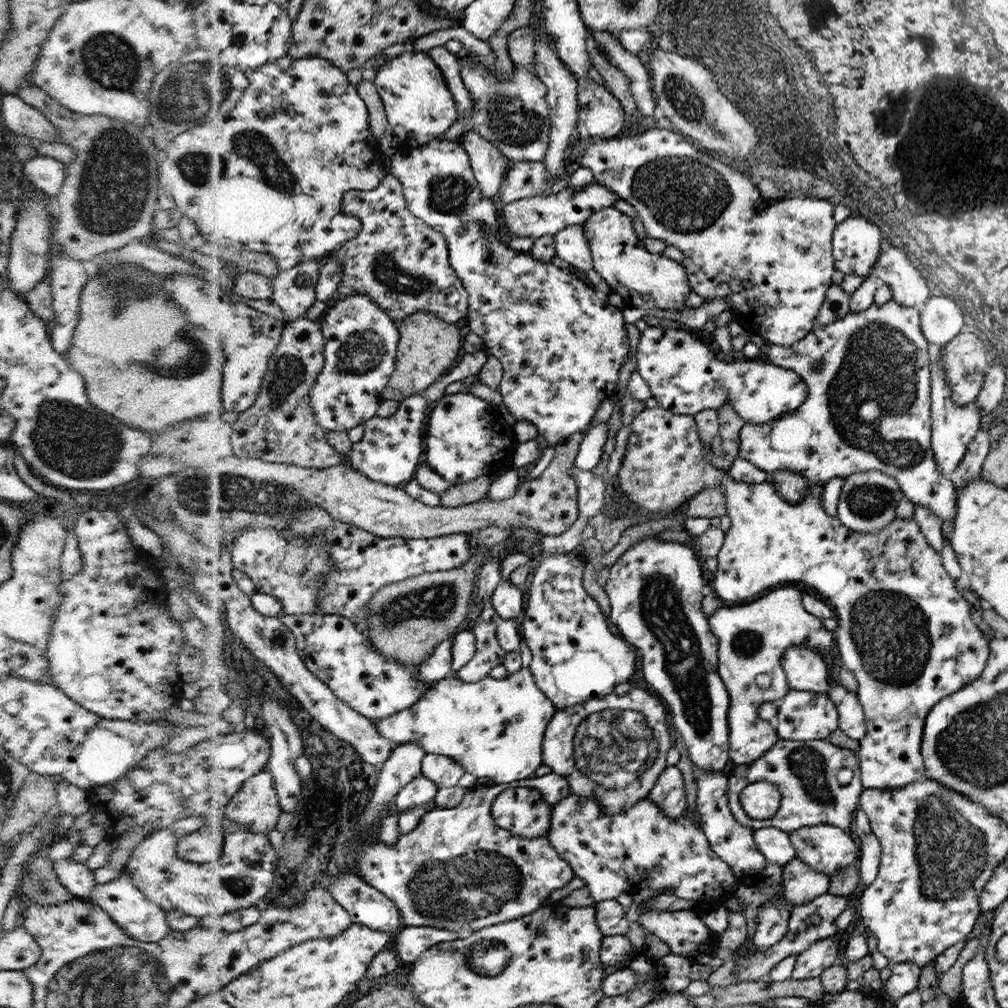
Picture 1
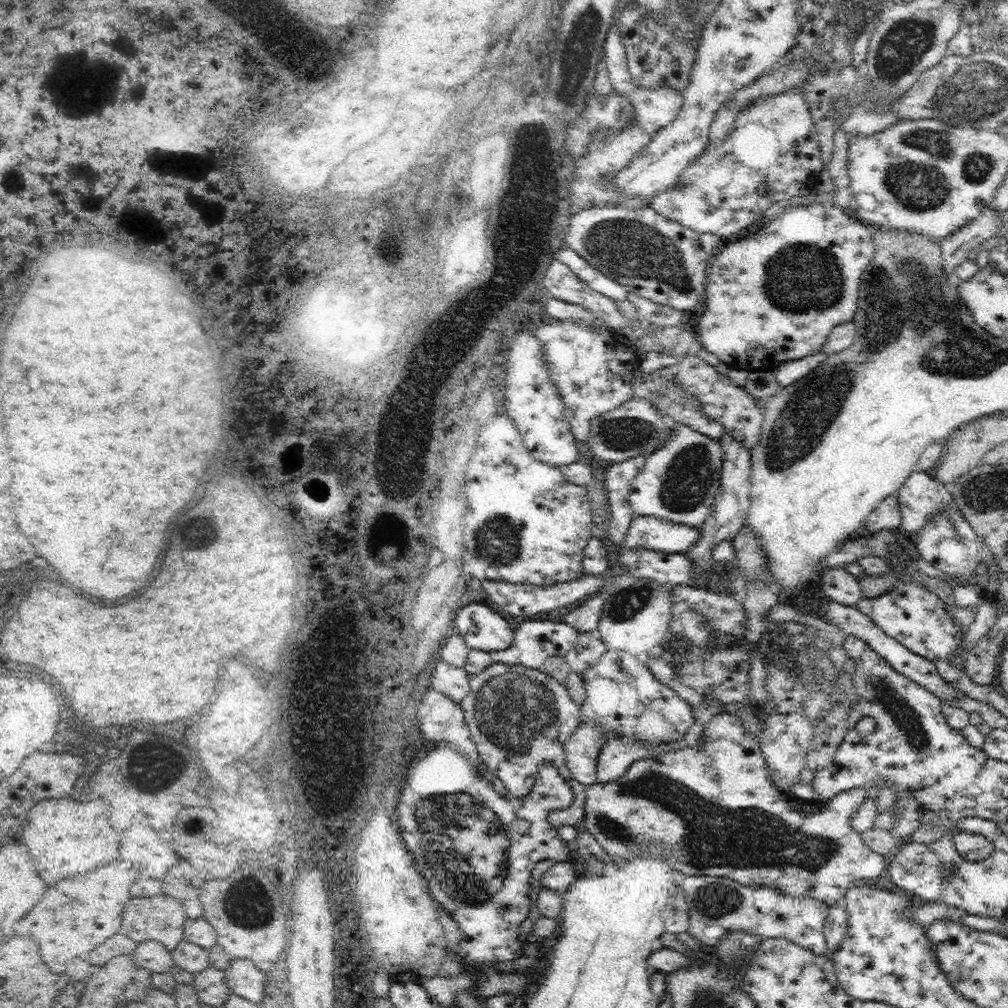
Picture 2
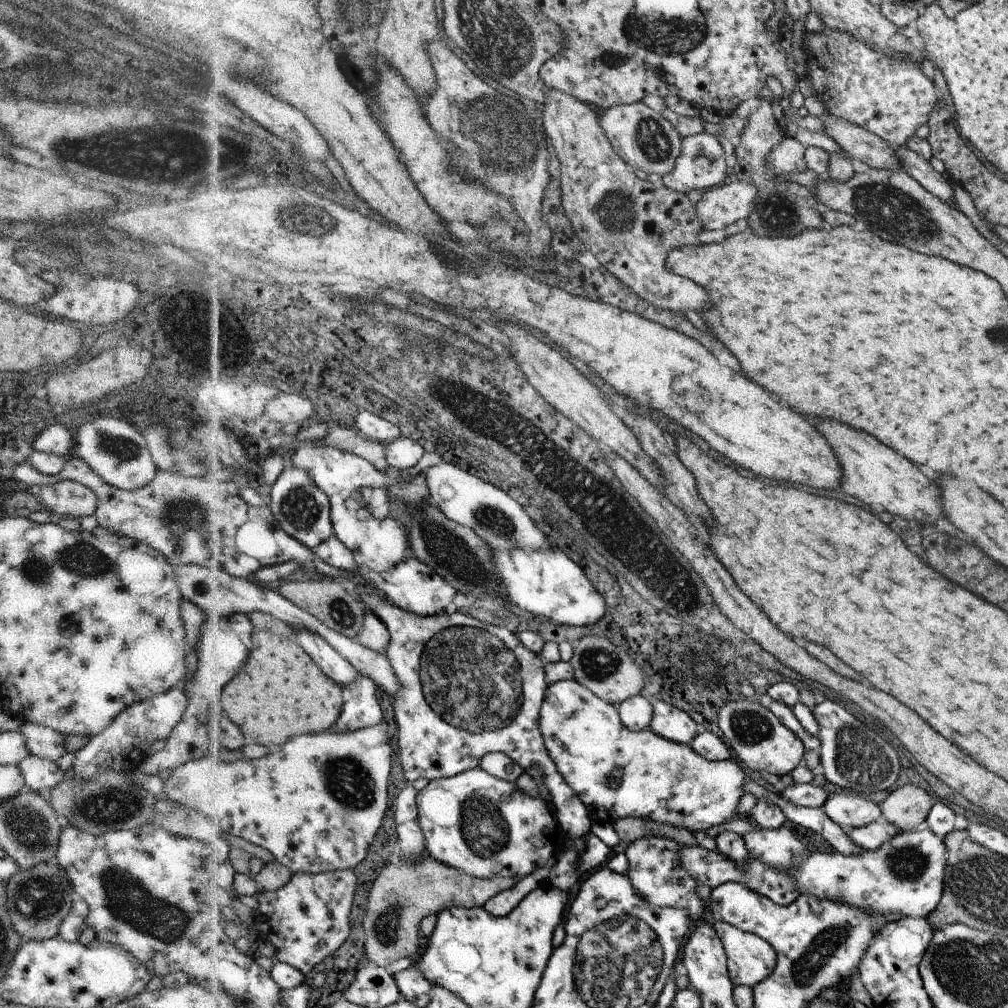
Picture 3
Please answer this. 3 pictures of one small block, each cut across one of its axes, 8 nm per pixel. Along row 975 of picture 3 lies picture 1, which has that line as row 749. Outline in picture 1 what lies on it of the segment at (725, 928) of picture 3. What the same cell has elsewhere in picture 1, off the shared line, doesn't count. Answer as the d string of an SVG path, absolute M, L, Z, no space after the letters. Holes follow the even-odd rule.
M794 586L774 589L750 603L717 608L709 618L709 626L720 640L718 674L724 680L731 700L728 707L728 754L734 765L750 764L762 759L780 739L776 727L762 718L758 709L766 702L781 700L790 691L783 666L786 650L808 645L825 656L836 640L820 619L805 608L801 592Z

